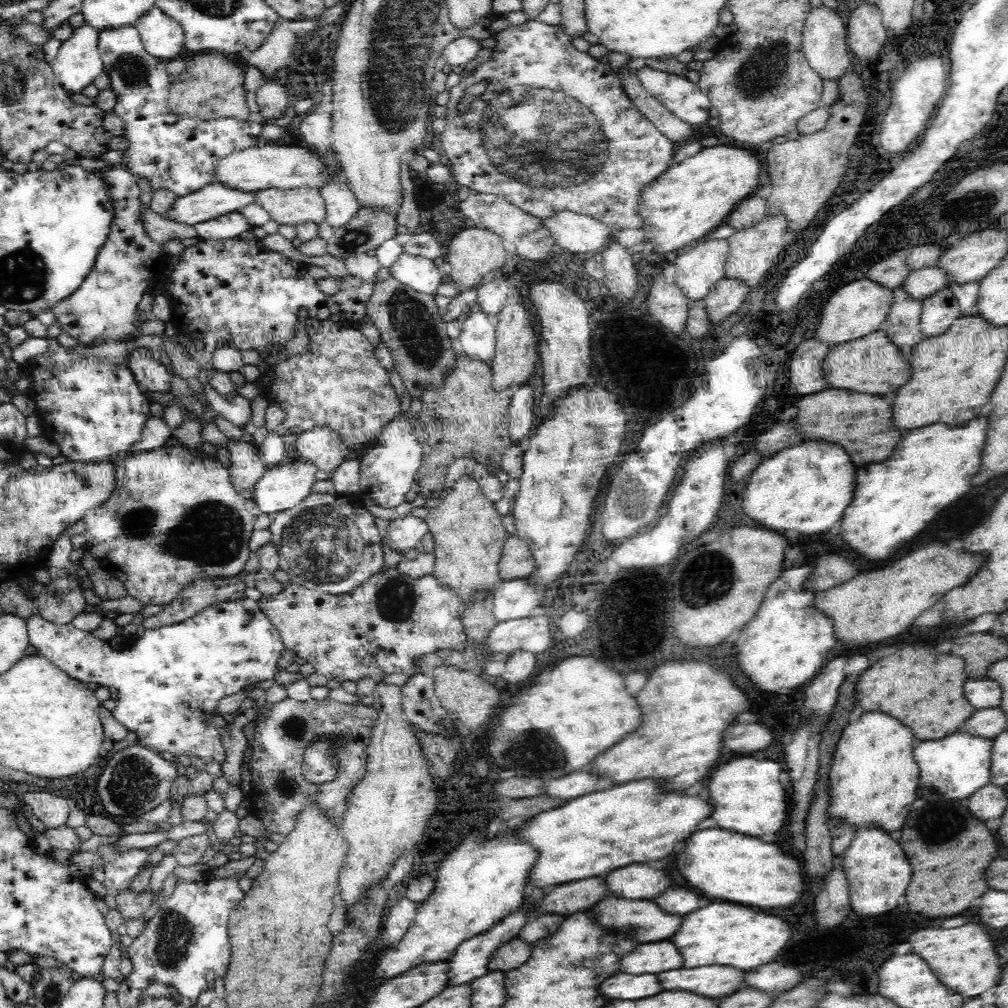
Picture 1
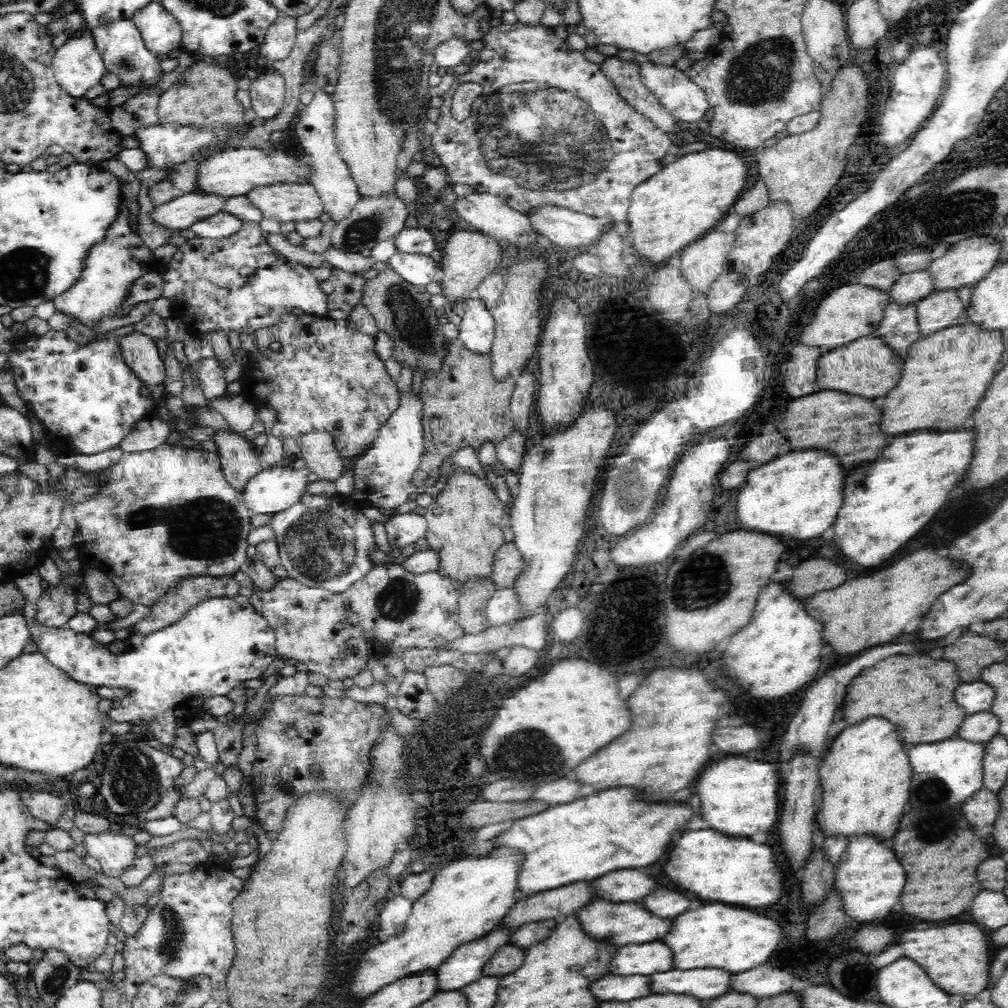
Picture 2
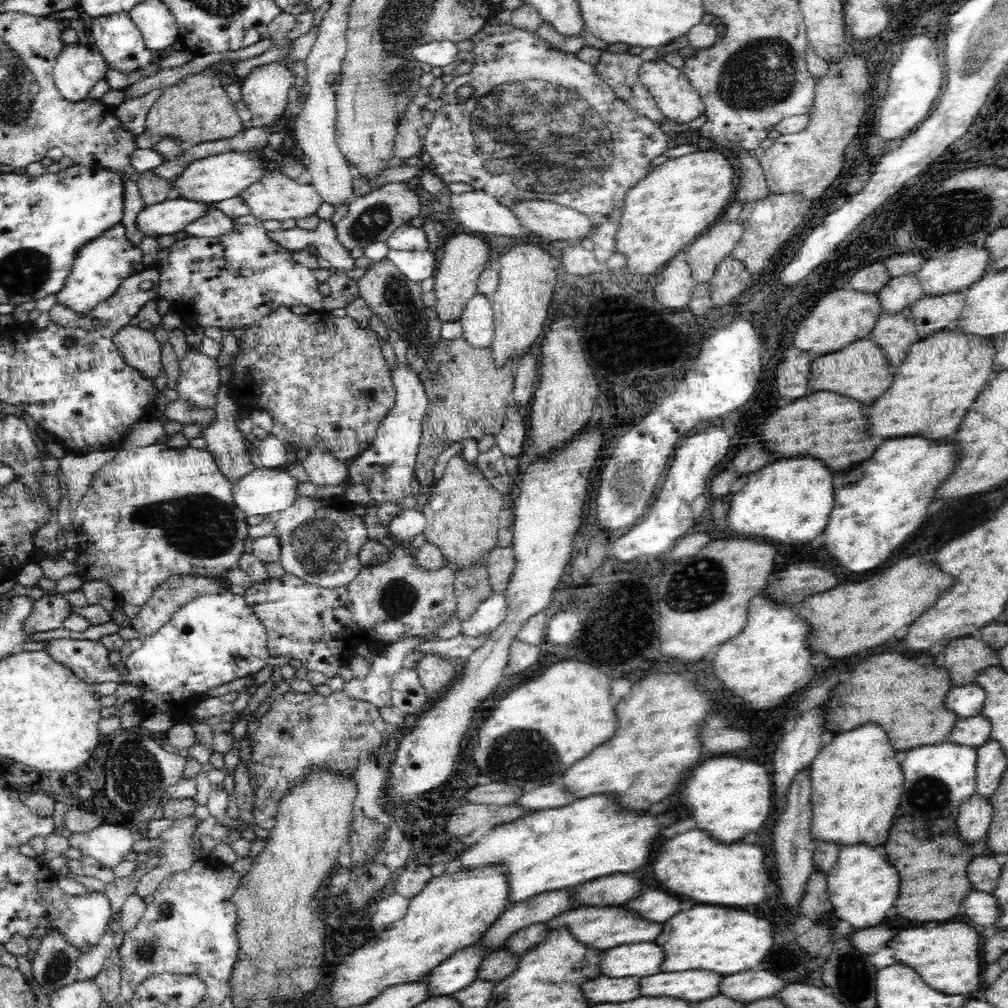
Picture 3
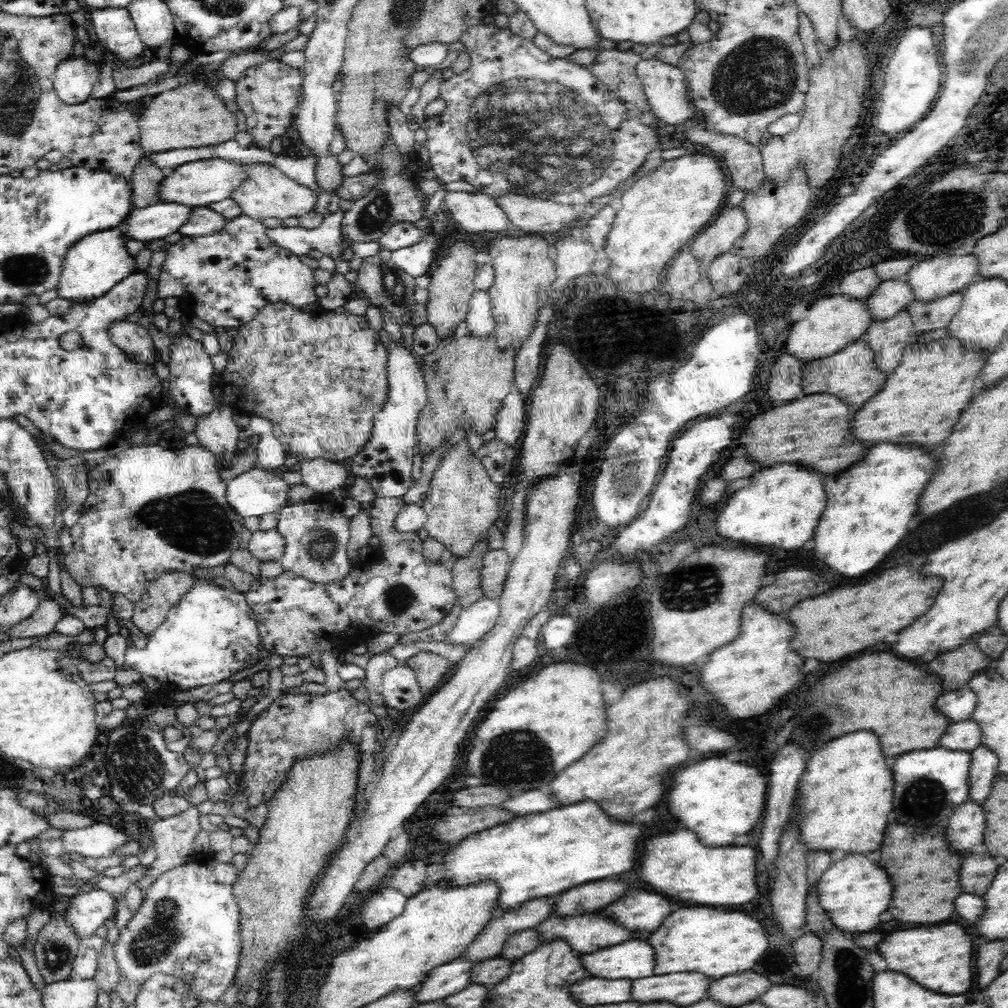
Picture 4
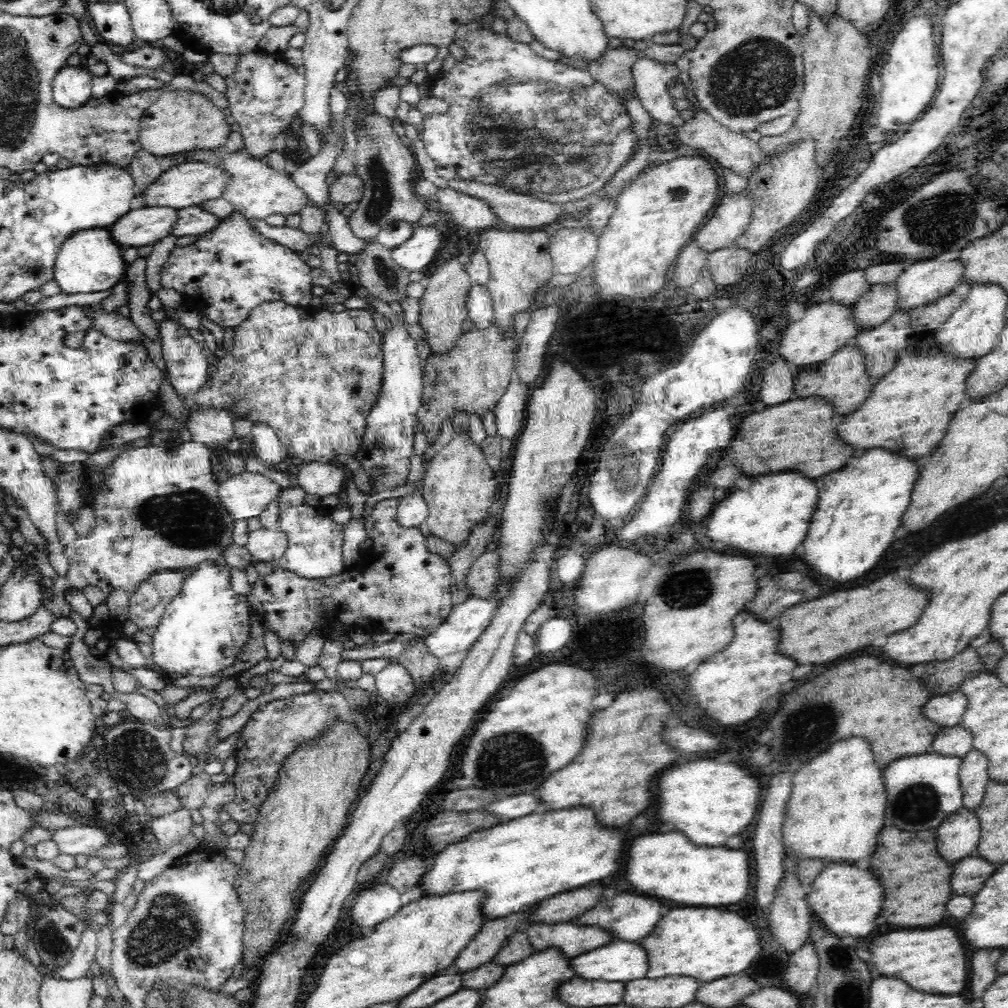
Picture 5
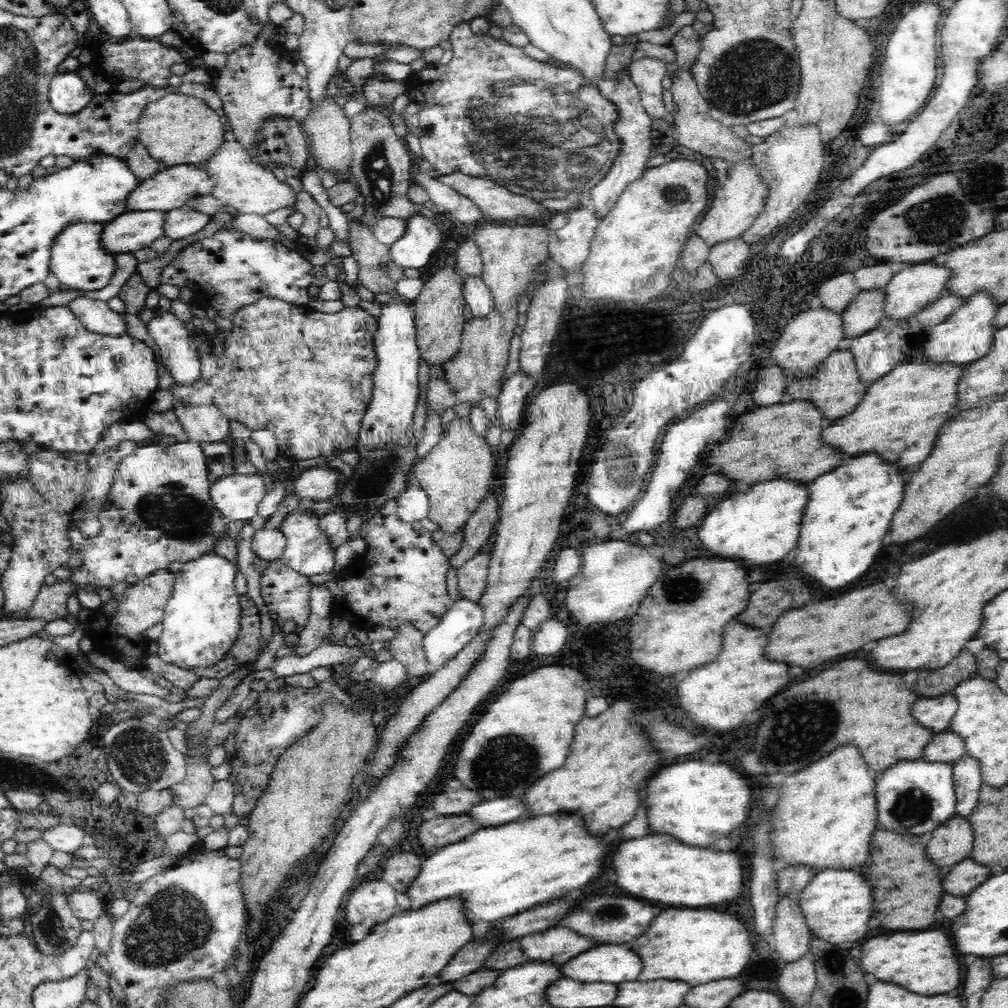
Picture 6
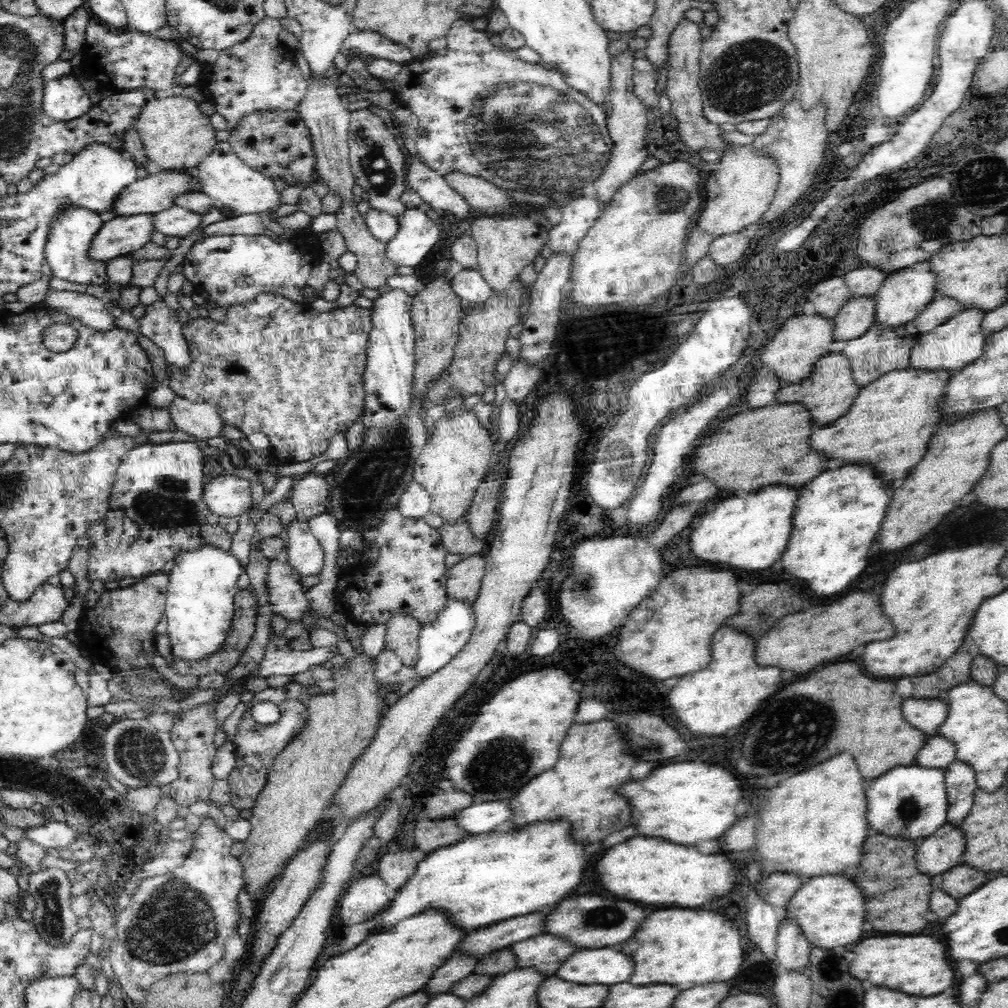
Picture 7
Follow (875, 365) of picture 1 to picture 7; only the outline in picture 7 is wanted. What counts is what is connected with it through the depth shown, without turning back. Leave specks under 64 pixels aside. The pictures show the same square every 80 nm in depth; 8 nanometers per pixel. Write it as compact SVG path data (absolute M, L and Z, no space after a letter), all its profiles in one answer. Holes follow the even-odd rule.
M830 352L813 363L808 378L795 385L781 387L778 394L776 394L776 402L780 402L780 404L792 402L802 404L803 408L806 406L805 410L807 412L812 412L812 414L809 414L809 418L816 420L814 424L824 426L828 422L834 422L848 410L860 389L856 385L856 381L853 380L852 373L849 372L848 357L845 357L842 353Z

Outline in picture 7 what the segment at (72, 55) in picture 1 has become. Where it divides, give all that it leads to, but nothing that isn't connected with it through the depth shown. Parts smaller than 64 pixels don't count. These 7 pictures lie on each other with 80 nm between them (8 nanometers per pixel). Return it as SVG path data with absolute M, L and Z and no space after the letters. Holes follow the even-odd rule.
M74 74L49 80L44 86L41 106L50 121L75 121L88 114L92 104L88 93Z

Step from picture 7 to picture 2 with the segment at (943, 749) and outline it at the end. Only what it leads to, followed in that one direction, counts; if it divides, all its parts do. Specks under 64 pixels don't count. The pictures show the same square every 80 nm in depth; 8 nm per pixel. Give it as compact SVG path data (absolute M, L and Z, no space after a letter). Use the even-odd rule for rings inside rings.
M980 711L962 720L956 735L964 740L987 743L998 735L1000 719L992 711Z

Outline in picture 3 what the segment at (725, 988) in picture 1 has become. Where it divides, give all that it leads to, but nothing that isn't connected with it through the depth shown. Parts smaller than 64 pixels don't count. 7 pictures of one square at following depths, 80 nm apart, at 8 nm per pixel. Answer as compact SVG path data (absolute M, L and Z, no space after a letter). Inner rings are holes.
M706 970L660 972L640 980L642 996L672 996L690 1002L716 996L716 986L720 986L720 974L708 974Z

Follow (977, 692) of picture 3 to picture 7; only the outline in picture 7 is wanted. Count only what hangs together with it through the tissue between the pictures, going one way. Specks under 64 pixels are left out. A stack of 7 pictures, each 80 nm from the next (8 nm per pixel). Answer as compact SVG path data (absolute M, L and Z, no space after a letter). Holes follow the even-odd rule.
M911 696L904 702L904 706L900 706L900 712L908 724L927 736L931 736L935 734L936 728L944 722L947 704L945 704L944 697L917 699Z

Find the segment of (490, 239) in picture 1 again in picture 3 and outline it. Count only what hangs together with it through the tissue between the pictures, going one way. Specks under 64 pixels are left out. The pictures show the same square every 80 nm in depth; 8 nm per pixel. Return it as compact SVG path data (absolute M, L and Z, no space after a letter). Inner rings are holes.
M458 234L450 238L444 246L444 256L438 260L438 274L436 274L436 310L440 320L444 322L458 321L466 309L467 302L477 294L478 276L482 270L488 268L488 260L492 258L490 244L472 234Z

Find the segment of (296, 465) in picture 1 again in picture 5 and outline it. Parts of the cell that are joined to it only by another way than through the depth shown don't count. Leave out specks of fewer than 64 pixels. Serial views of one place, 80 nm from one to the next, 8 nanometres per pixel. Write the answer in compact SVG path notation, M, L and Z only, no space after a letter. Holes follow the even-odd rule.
M242 472L218 486L218 501L234 520L259 516L270 503L281 500L283 488L264 474Z

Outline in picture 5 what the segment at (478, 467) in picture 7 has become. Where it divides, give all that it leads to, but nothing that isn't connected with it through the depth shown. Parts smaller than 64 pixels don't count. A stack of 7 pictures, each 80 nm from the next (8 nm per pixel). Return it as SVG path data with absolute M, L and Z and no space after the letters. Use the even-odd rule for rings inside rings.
M468 433L454 434L452 442L432 458L424 476L424 501L429 510L425 523L430 535L451 542L458 549L468 540L472 530L485 522L498 490L495 473L488 466L486 455L480 446L472 444Z

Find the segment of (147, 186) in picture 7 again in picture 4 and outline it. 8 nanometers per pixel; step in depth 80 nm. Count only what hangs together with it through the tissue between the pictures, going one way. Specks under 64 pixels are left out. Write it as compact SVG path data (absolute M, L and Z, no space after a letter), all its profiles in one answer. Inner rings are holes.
M209 158L208 160L197 160L186 162L172 169L170 174L166 174L160 186L157 187L157 200L164 203L176 203L189 207L208 207L210 202L230 197L236 186L244 182L244 167L234 160L222 158Z

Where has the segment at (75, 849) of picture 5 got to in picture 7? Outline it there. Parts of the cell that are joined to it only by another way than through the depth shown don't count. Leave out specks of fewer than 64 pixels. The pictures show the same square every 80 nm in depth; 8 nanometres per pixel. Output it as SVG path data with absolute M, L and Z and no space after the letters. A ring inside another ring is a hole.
M47 821L44 826L34 826L25 829L26 836L32 842L36 842L46 848L64 848L72 842L78 832L69 823Z

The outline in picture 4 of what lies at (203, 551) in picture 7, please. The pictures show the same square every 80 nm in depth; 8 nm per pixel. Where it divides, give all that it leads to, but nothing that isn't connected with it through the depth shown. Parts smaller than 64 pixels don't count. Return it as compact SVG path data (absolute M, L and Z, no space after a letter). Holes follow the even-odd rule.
M196 578L192 585L180 602L168 610L164 622L147 637L143 649L126 646L126 667L160 682L156 690L146 694L156 706L170 706L170 698L176 690L226 680L261 661L256 657L256 650L262 637L245 594L225 590L210 578Z

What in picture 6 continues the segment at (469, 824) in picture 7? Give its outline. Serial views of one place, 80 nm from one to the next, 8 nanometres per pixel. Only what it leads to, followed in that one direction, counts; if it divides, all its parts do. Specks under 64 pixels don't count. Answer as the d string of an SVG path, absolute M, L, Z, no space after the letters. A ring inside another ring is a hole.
M505 796L488 799L468 810L468 815L480 825L480 828L500 826L520 818L524 814L525 806L521 796Z

